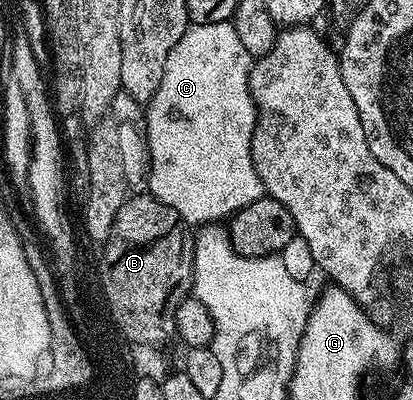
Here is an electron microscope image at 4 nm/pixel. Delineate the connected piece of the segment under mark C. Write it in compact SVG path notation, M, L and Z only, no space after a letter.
M230 21L191 25L169 51L157 91L145 105L149 176L145 185L151 196L165 203L179 217L194 227L215 223L240 213L249 203L261 199L265 190L253 167L251 140L257 114L249 91L253 58L245 51L241 38Z

